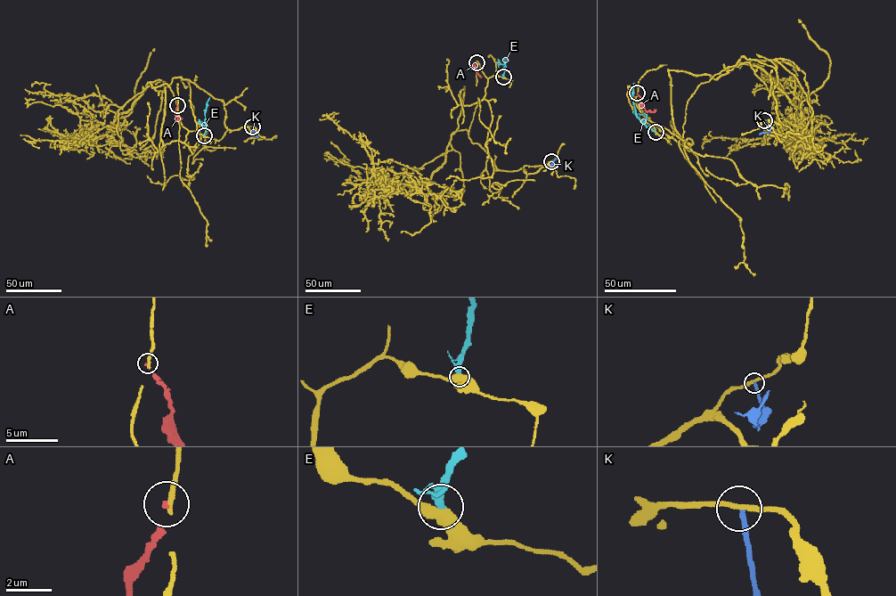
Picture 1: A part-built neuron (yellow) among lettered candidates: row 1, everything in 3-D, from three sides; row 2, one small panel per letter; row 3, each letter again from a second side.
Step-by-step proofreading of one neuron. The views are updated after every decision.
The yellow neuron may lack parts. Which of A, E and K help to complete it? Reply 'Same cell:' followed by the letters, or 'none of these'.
Same cell: none of these

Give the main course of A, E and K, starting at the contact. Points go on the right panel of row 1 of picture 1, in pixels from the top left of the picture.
A: (637, 93), (646, 110), (655, 110)
E: (655, 132), (637, 116), (632, 99), (633, 83)
K: (764, 120), (769, 132), (759, 134)

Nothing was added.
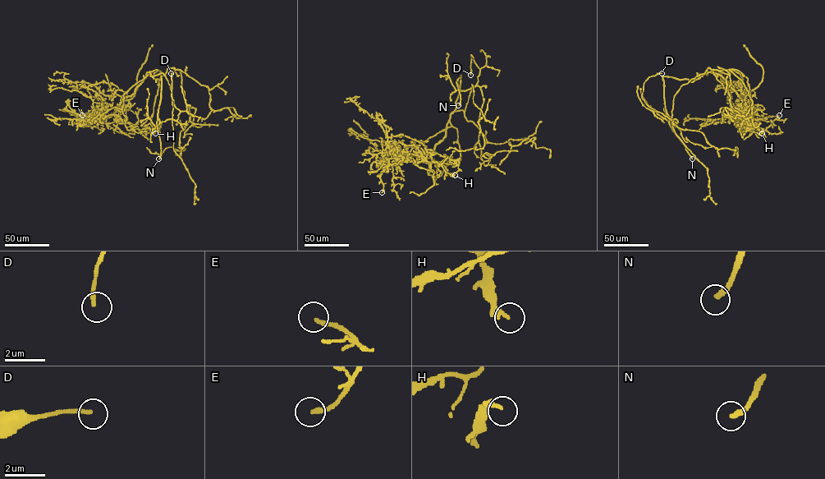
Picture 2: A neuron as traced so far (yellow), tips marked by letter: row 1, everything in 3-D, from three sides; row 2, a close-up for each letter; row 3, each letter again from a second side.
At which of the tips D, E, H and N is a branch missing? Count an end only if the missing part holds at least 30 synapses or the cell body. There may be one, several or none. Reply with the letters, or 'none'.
N

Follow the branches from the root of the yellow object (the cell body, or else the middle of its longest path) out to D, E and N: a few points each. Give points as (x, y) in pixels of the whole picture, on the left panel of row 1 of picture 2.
D: (158, 79), (161, 76), (158, 121), (176, 121), (181, 111), (175, 107), (171, 97), (171, 73)
E: (158, 79), (156, 81), (147, 72), (135, 92), (125, 97), (108, 117), (80, 120), (82, 115)
N: (158, 79), (161, 76), (157, 122), (161, 145), (158, 158)

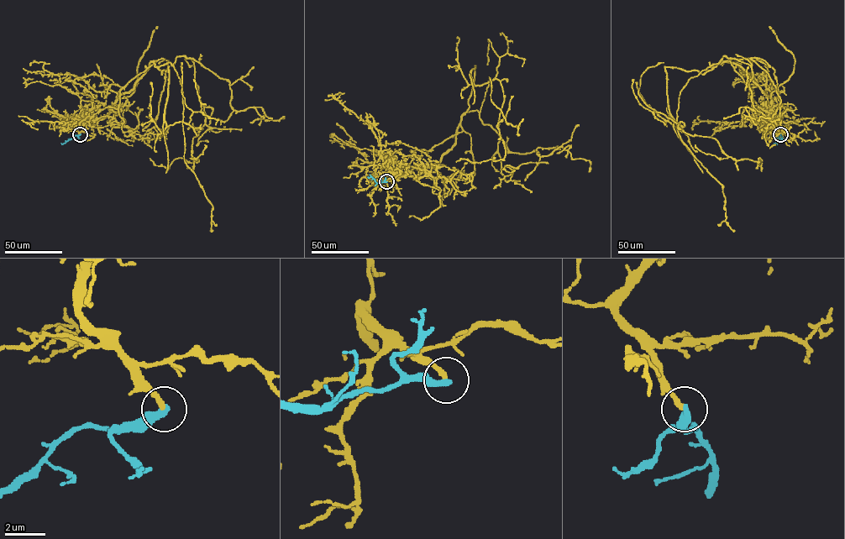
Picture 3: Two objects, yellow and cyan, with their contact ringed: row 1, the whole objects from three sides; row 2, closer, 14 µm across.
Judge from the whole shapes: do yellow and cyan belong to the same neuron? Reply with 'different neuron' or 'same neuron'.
same neuron

